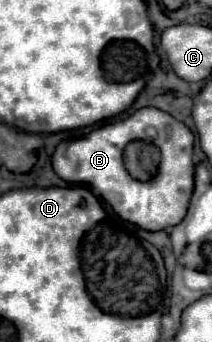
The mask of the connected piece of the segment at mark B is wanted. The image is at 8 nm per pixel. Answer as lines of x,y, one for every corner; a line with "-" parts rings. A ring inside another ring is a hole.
144,107
126,119
108,123
83,137
61,142
52,155
52,165
58,177
62,177
66,183
90,185
120,219
146,231
162,231
178,225
186,215
194,189
192,145
194,135
184,123
166,111
-
133,140
146,140
160,148
162,156
158,173
148,183
132,179
124,169
122,153

